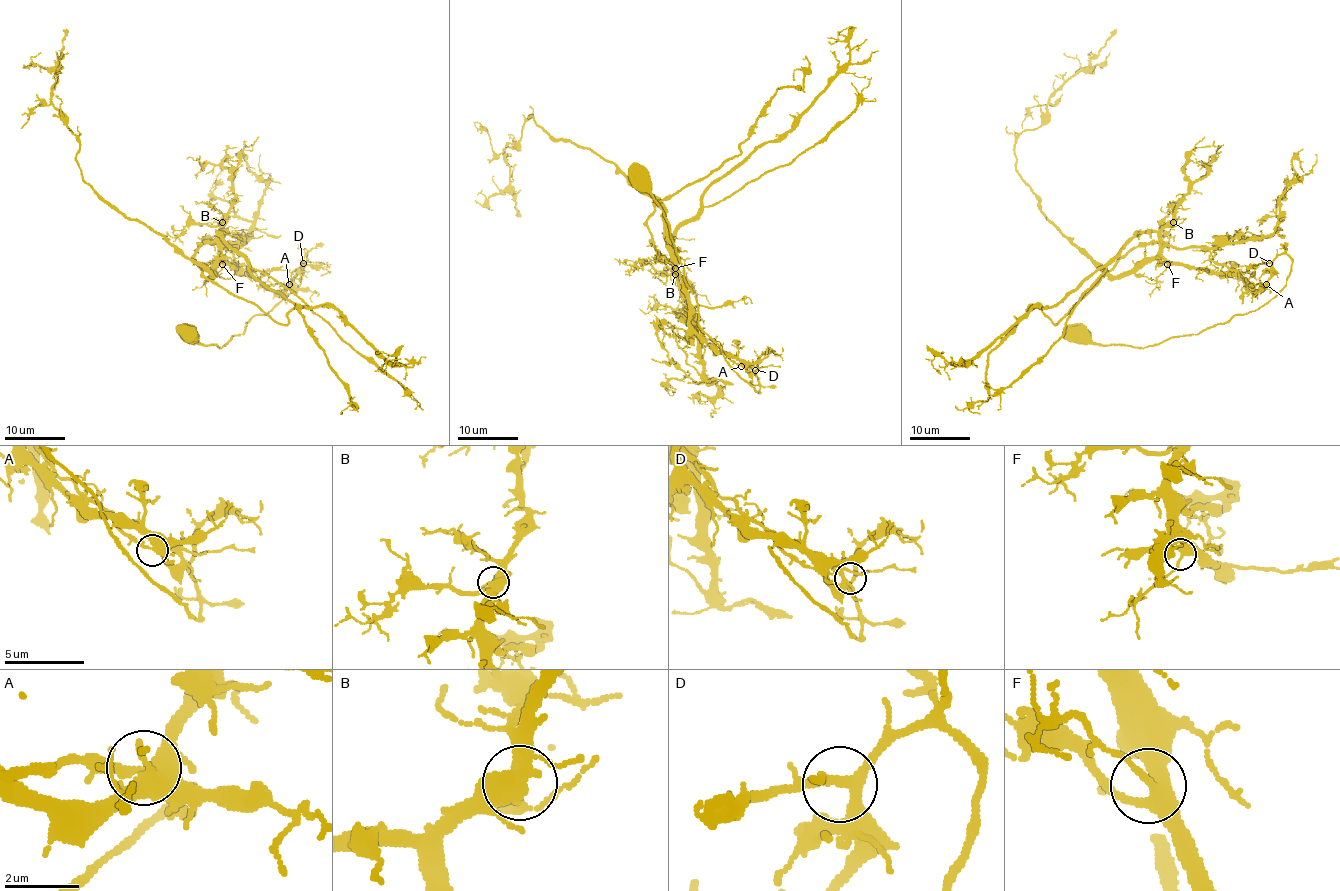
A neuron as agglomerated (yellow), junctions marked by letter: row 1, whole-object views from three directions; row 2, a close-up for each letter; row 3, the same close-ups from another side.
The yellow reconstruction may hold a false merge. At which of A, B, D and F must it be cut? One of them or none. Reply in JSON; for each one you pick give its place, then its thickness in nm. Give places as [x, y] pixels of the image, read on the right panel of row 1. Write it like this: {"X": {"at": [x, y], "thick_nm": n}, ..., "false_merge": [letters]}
{"A": {"at": [1266, 284], "thick_nm": 400}, "false_merge": ["A"]}

